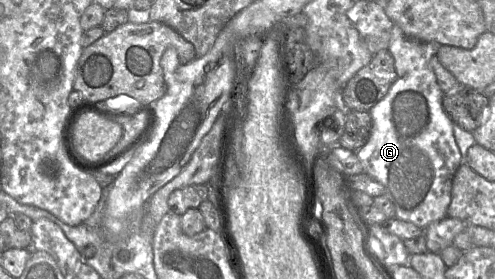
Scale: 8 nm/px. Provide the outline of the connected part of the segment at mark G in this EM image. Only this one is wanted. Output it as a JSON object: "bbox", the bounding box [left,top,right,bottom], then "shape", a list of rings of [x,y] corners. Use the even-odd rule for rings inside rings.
{"bbox":[356,25,463,229],"shape":[[[393,25],[387,51],[394,59],[396,79],[387,94],[369,110],[372,131],[368,141],[356,151],[364,172],[384,186],[385,193],[394,204],[395,217],[421,229],[447,216],[452,180],[463,163],[453,133],[453,122],[442,106],[443,92],[429,64],[431,57],[437,56],[438,49],[438,44],[409,38]]]}

